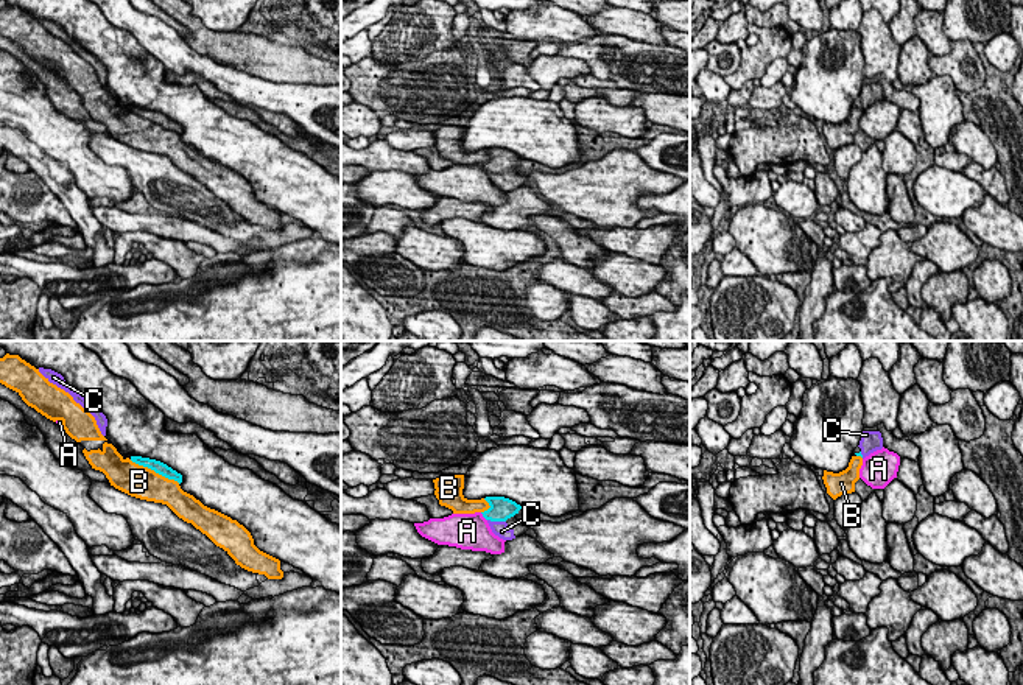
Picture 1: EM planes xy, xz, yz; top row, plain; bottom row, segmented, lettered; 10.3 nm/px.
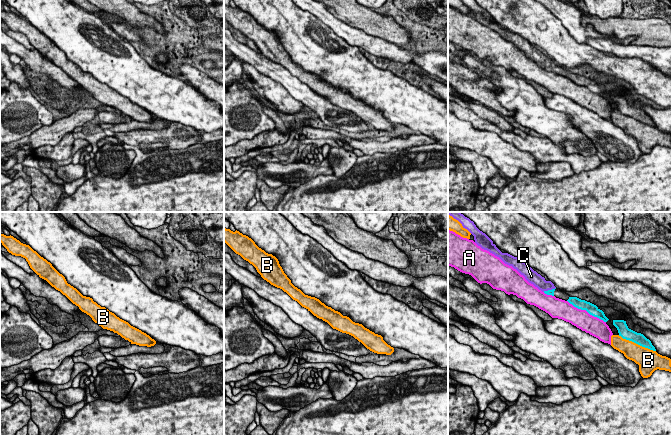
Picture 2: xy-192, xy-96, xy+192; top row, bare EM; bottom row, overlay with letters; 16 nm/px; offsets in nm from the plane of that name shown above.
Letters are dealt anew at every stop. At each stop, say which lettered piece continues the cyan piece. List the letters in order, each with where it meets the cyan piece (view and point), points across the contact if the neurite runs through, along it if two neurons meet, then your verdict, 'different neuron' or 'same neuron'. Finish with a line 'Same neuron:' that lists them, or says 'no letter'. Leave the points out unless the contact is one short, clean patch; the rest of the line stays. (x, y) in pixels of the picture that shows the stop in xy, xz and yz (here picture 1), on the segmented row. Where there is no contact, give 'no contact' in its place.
A: meets cyan in xz at (483, 516); different neuron
B: meets cyan in xy at (154, 470); different neuron
C: meets cyan in xz at (497, 520); runs through xz (502, 508), (497, 520), (499, 528); same neuron
Same neuron: C

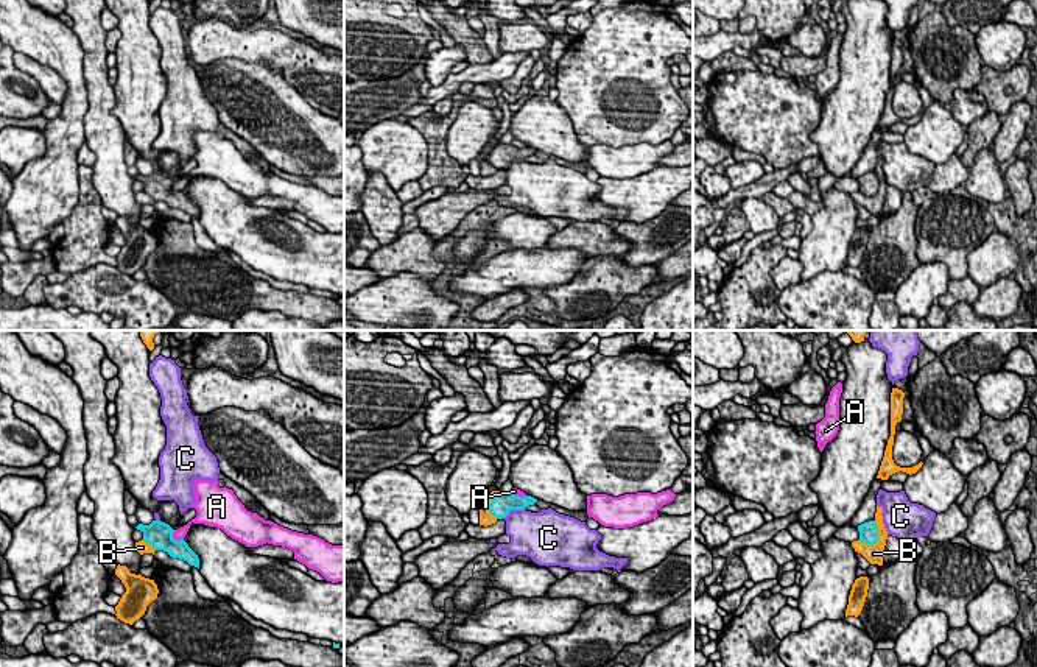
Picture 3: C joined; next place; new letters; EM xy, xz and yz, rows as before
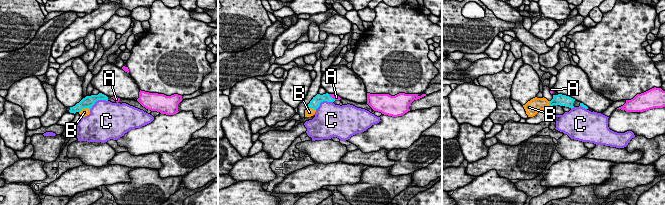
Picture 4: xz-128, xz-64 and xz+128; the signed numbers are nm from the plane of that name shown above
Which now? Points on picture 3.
A: meets cyan in xy at (173, 539); border along xy (172, 532), (175, 539), (182, 539); different neuron
B: meets cyan in yz at (877, 539); different neuron
C: meets cyan in xz at (513, 508); different neuron
Same neuron: no letter

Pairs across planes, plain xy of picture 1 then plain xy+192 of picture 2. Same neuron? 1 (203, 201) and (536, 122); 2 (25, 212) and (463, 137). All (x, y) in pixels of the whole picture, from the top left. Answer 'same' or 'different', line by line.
1: different
2: different

